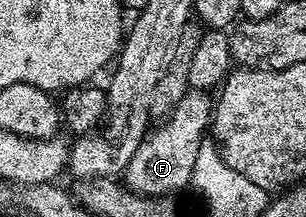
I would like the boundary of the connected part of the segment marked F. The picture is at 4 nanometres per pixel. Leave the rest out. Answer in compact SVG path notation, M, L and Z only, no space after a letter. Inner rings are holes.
M189 91L174 107L174 111L163 118L160 125L142 139L134 159L126 166L122 181L133 193L145 197L164 197L179 189L189 188L192 175L196 171L198 151L206 144L206 134L212 123L214 101L207 92ZM205 133L205 137L204 137Z

